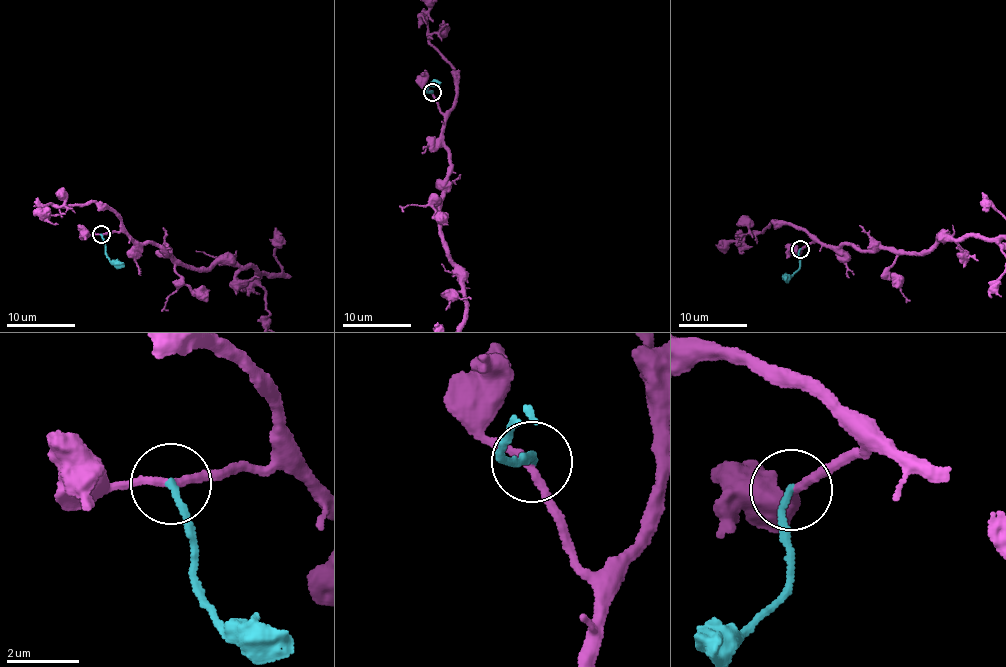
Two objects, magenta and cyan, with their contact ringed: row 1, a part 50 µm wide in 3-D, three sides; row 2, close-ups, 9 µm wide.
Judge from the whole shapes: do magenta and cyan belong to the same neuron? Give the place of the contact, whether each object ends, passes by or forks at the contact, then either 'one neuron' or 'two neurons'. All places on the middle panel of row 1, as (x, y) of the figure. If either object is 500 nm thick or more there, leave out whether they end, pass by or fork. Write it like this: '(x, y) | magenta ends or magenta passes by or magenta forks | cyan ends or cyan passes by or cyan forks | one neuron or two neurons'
(432, 92) | magenta passes by | cyan ends | two neurons

